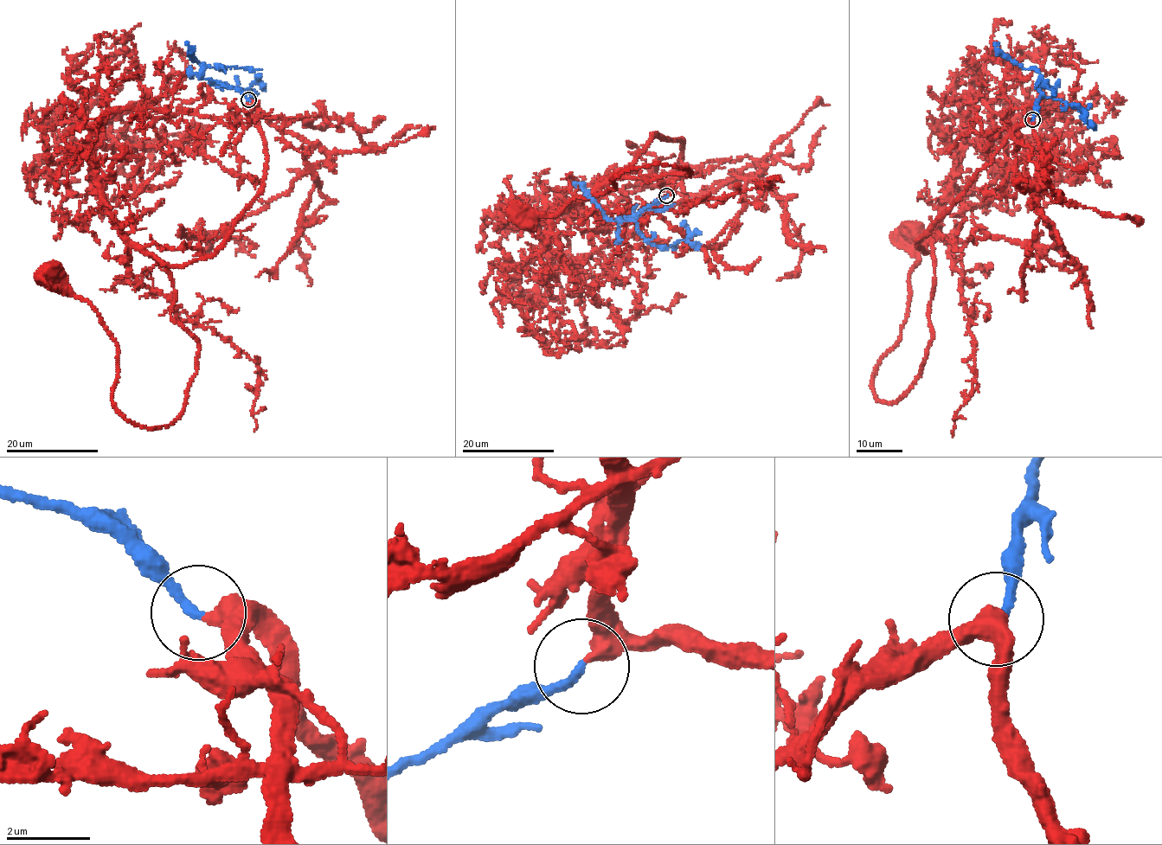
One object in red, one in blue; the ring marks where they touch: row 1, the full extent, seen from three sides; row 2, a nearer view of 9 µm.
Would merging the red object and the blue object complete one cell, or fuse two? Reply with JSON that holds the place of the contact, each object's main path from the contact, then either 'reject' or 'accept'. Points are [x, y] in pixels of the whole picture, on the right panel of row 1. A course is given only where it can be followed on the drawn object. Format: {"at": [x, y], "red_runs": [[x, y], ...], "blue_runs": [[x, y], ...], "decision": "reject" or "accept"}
{"at": [1032, 119], "red_runs": [[1031, 119], [917, 244], [934, 243], [933, 339], [918, 380], [888, 402], [870, 387], [906, 313], [913, 233]], "blue_runs": [[1033, 119], [1036, 105], [1043, 96], [1062, 99], [1080, 109], [1085, 118], [1084, 113], [1072, 105]], "decision": "accept"}

